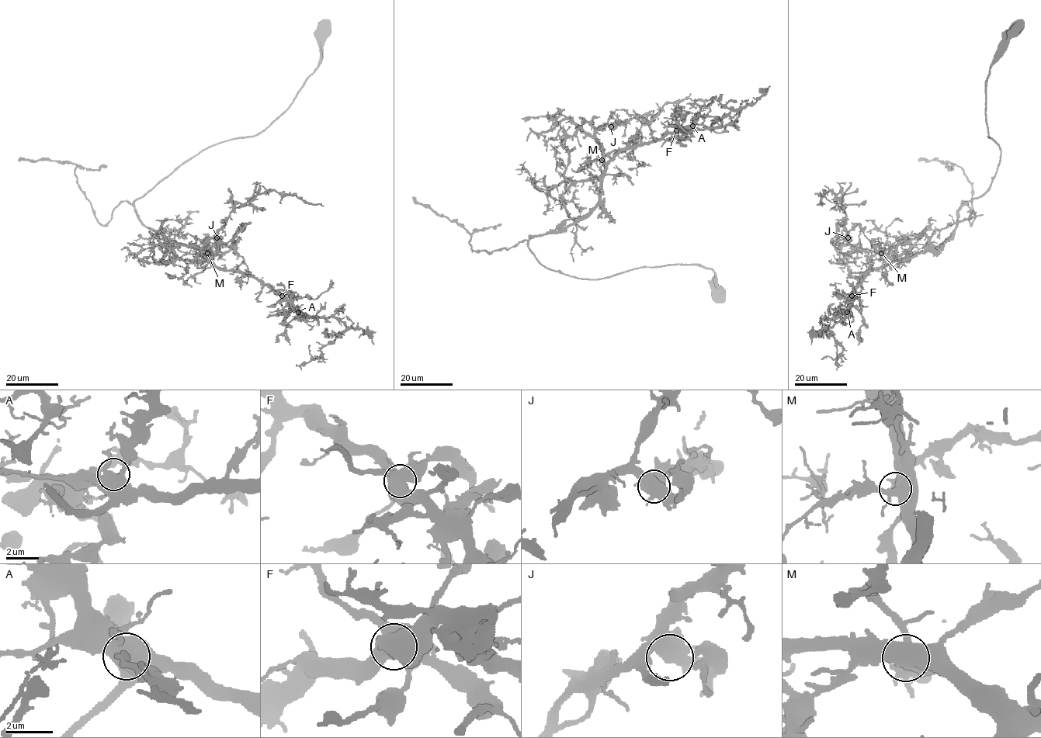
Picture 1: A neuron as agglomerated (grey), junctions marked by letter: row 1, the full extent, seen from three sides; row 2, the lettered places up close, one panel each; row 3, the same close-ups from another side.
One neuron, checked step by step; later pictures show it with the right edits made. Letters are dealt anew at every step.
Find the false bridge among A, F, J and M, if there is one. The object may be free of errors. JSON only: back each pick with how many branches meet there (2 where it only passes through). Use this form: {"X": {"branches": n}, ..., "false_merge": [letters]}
{"F": {"branches": 5}, "false_merge": ["F"]}

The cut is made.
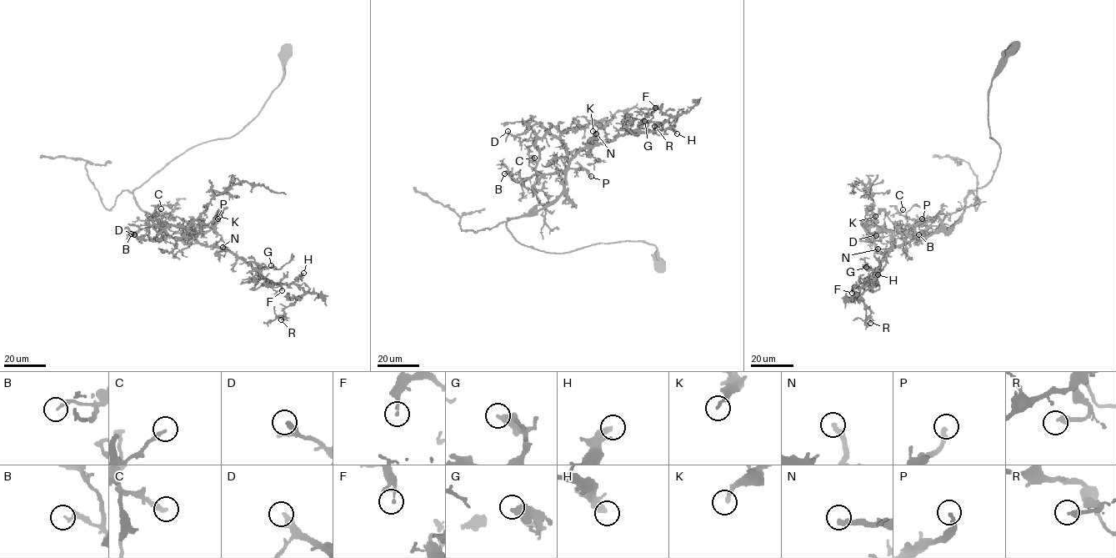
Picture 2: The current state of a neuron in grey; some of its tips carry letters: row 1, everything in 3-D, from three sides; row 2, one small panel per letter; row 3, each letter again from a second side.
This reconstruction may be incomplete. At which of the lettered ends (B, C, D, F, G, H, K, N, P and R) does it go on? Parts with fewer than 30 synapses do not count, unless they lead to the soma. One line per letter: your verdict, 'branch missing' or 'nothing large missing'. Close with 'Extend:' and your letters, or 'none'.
B: nothing large missing
C: nothing large missing
D: branch missing
F: nothing large missing
G: nothing large missing
H: branch missing
K: nothing large missing
N: nothing large missing
P: branch missing
R: nothing large missing
Extend: D, H, P

